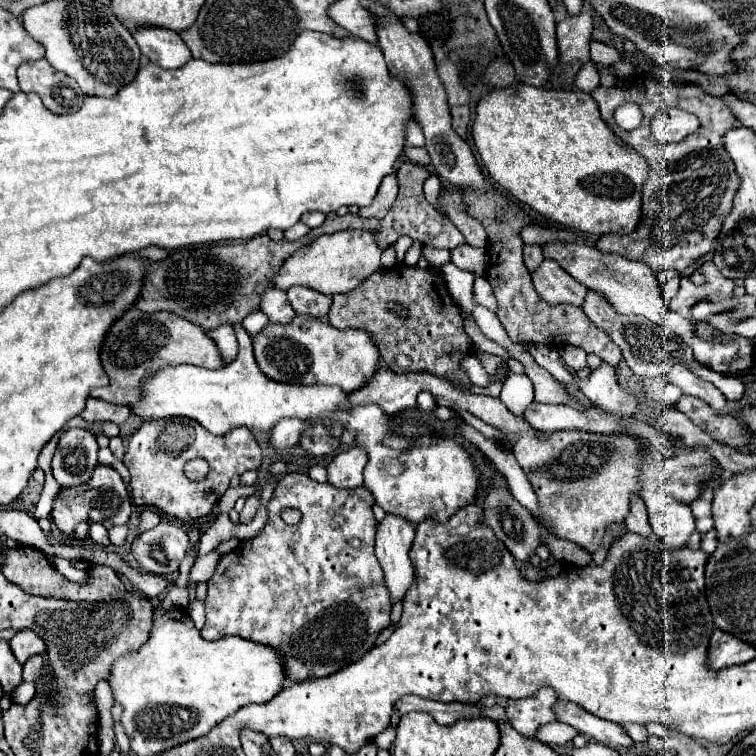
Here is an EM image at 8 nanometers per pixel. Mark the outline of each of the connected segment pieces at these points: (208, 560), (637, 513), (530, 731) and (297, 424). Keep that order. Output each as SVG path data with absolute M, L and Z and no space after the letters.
M210 552L206 556L196 558L196 564L192 566L192 572L190 572L190 580L192 582L202 582L202 580L206 582L214 574L218 560L220 560L220 556L216 552Z
M634 496L630 502L630 512L626 516L626 528L630 532L636 532L640 536L652 536L652 528L648 524L648 514L646 514L646 506L644 500L640 496Z
M548 686L540 688L538 694L532 698L508 700L506 704L508 724L522 736L534 738L540 726L556 720L554 710L552 710L554 704L556 704L556 694Z
M284 418L284 420L280 420L280 424L274 426L272 436L270 436L270 446L272 448L296 446L300 436L308 428L312 428L312 422L304 422L304 420L296 420L296 418Z

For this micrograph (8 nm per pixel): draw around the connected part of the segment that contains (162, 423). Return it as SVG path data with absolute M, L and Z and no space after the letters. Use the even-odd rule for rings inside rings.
M182 418L156 420L142 424L136 434L130 436L124 464L130 470L130 494L136 506L152 506L166 516L178 518L186 524L194 524L212 514L214 504L228 490L230 478L240 476L246 470L258 470L262 464L262 450L248 428L234 428L224 436L214 436L206 428L196 426L194 434L186 434L180 424ZM196 456L202 456L210 464L206 480L194 484L184 476L184 464Z

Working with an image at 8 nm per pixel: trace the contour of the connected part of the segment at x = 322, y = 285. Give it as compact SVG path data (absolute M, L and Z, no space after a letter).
M342 230L336 234L324 234L312 244L296 250L290 258L284 260L280 272L272 278L272 286L288 290L292 286L306 286L322 294L346 294L378 270L382 250L378 248L374 234L368 230Z

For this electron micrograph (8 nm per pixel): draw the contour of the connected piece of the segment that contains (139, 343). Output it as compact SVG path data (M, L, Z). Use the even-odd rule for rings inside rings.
M136 308L126 310L118 320L112 322L110 330L106 332L104 340L102 340L102 348L100 348L100 360L102 360L102 368L110 378L110 384L106 388L94 388L90 392L92 398L100 398L104 402L114 402L114 404L136 404L136 400L140 400L140 384L156 370L164 368L164 366L176 366L176 364L194 364L194 366L202 366L202 368L220 368L222 358L220 352L216 348L216 344L208 338L208 334L202 328L196 328L192 322L172 314L172 312L152 312L152 314L144 314Z

